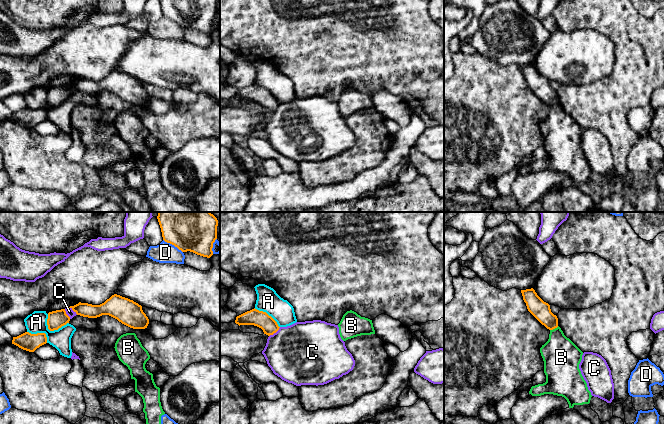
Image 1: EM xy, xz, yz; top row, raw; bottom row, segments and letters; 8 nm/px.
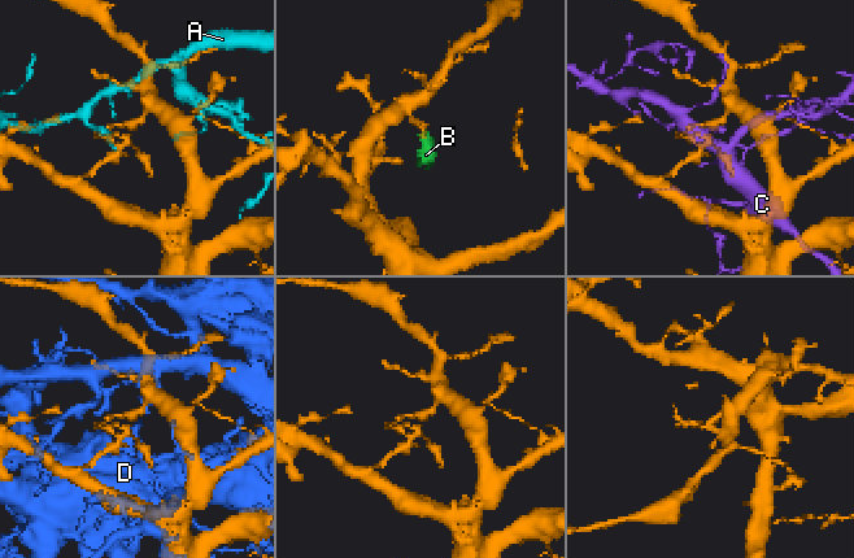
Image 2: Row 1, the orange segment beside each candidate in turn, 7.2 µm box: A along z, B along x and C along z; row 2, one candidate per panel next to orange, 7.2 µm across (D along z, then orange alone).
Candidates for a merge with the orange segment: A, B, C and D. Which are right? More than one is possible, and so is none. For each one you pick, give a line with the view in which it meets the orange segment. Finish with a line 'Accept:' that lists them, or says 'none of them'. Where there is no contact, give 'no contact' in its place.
Accept: none of them

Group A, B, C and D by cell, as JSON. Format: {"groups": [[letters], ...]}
{"groups": [["A"], ["B", "D"], ["C"]]}

